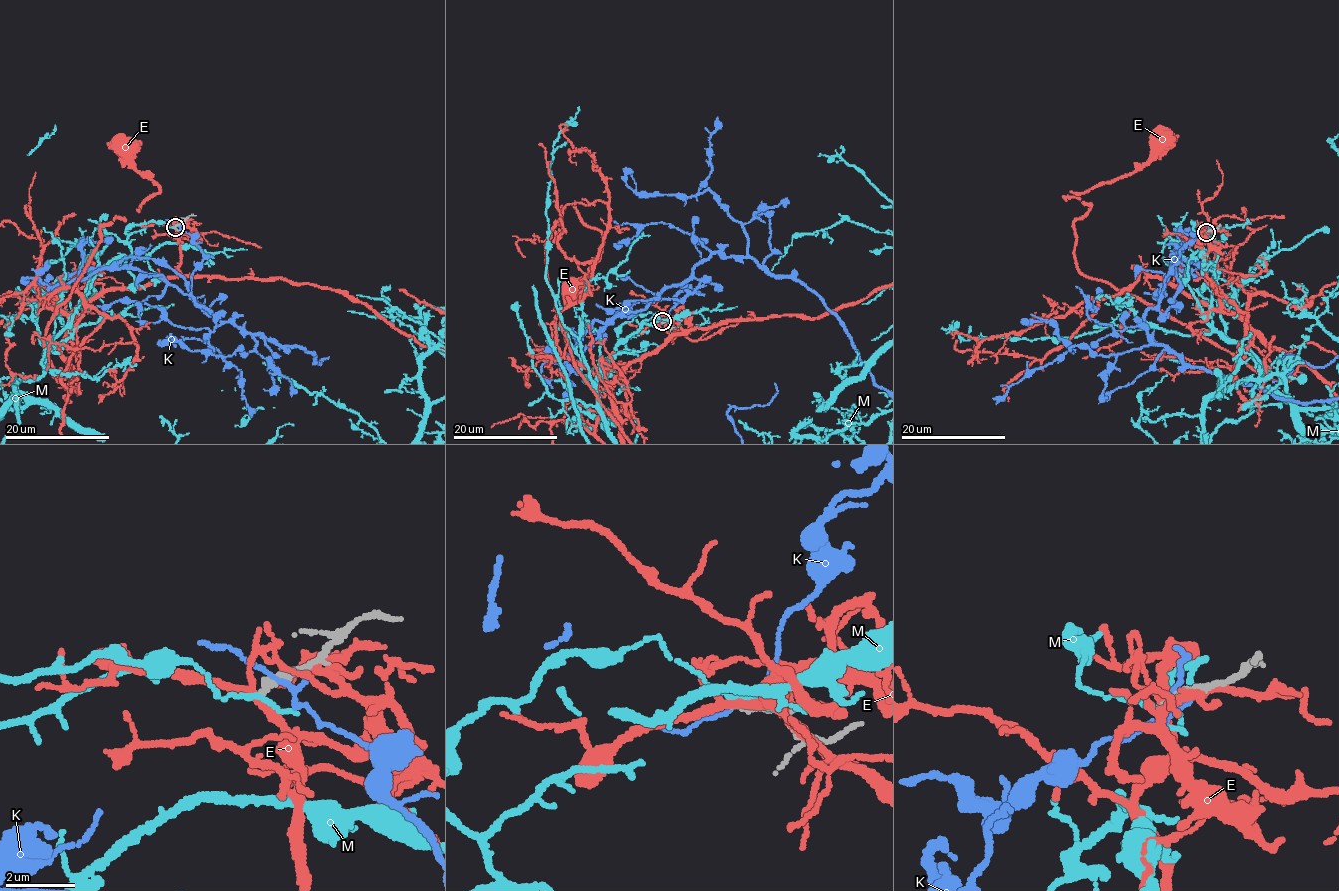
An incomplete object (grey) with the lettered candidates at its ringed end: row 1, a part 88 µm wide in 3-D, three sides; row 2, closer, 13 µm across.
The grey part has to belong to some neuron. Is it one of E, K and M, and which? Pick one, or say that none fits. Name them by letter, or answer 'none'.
none

